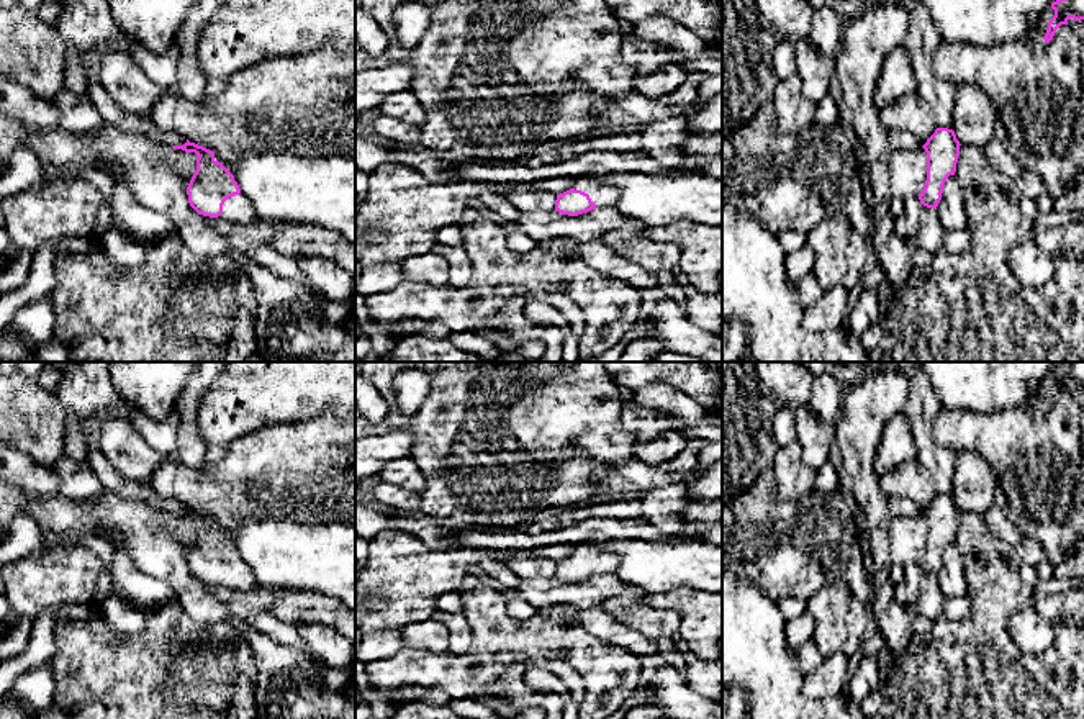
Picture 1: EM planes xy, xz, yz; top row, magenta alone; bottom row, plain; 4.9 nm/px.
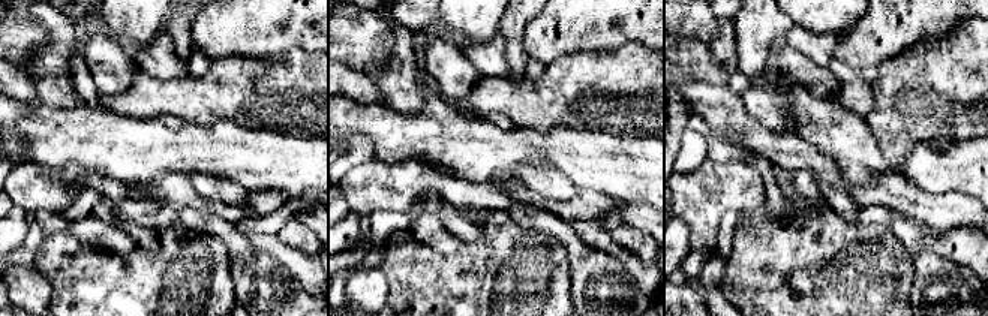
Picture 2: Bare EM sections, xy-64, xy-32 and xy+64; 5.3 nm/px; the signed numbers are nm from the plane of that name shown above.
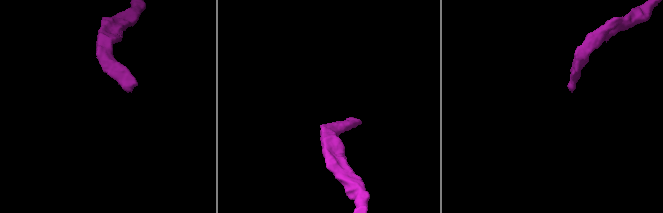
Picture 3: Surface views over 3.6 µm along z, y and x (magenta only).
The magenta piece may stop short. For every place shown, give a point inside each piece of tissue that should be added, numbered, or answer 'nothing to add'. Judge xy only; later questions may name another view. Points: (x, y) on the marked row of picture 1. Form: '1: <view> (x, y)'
1: xy (238, 210)

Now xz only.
1: xz (603, 195)

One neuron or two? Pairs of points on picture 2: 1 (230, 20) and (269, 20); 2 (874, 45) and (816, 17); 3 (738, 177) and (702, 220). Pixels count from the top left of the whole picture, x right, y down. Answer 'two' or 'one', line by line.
1: one
2: two
3: one

